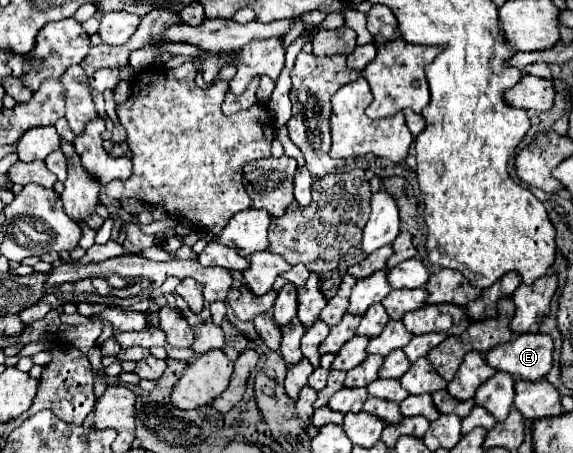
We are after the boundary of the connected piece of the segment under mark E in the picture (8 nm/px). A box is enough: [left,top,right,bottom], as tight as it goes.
[484,333,552,381]

